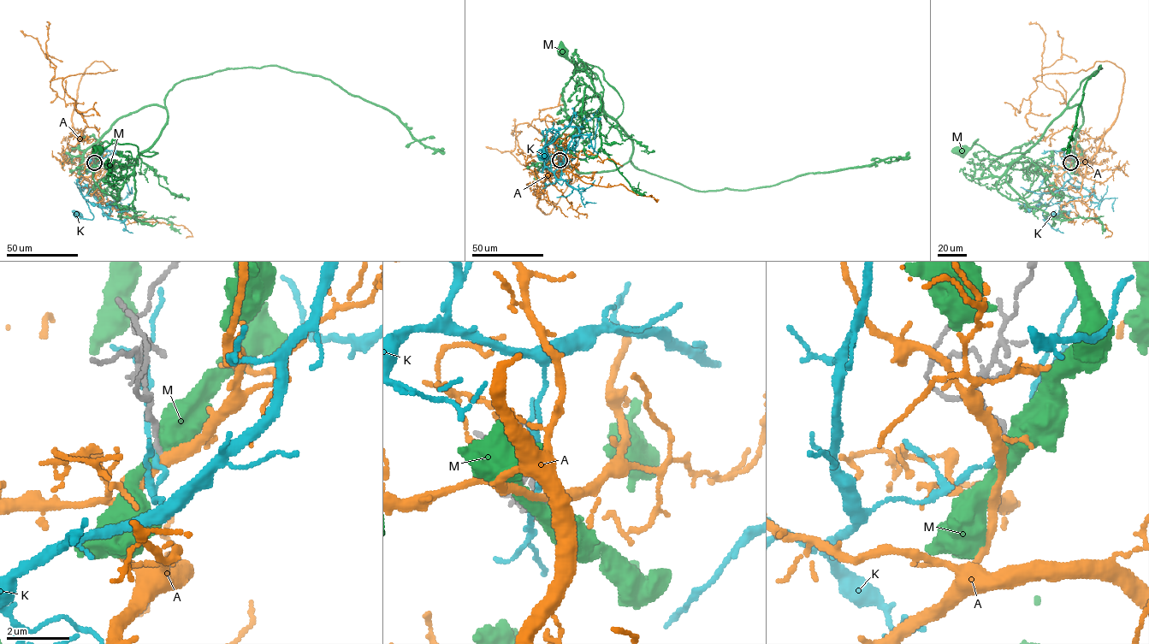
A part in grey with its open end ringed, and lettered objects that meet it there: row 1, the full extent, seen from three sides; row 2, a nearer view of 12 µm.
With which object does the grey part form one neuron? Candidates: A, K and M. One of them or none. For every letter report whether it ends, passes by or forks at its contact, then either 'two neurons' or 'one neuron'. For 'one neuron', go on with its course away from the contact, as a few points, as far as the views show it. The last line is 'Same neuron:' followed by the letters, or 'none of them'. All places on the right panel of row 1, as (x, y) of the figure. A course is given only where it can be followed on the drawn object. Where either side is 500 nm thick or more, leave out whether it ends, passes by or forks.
A: it passes by | one neuron | via (1070, 162), (1084, 176), (1115, 120), (1124, 73), (1097, 61), (1036, 80), (1061, 58), (1057, 31)
K: it passes by | two neurons
M: two neurons
Same neuron: A

